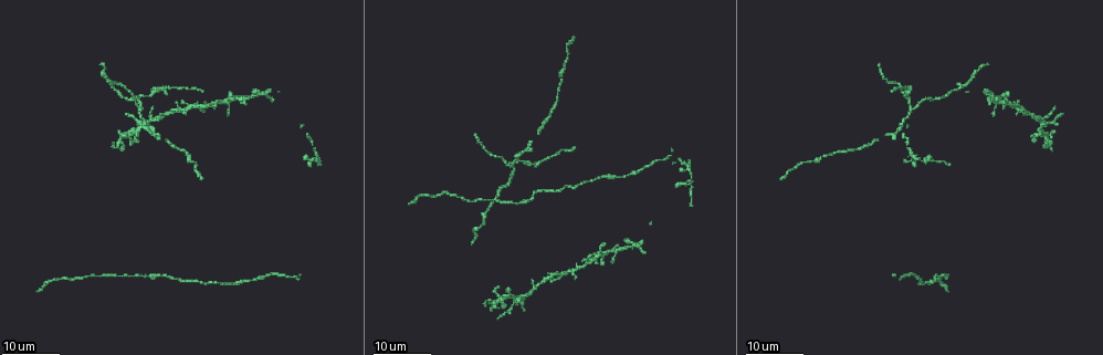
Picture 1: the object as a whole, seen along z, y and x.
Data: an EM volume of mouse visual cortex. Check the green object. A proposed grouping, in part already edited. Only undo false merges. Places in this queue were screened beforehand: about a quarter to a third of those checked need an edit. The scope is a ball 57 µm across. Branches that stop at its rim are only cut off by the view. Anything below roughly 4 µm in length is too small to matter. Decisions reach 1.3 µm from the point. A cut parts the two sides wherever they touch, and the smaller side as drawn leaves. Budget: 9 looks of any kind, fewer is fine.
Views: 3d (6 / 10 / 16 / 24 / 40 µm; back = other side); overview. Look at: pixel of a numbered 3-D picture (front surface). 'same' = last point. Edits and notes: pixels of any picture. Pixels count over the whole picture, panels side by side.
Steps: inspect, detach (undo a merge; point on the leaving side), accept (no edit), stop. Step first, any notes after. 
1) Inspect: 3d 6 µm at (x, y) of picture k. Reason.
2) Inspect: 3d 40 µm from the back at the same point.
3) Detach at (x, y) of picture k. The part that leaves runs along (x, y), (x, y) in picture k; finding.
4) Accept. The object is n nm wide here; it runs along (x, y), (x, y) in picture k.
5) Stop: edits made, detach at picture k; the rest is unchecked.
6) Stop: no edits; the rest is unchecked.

Inspect: 3d 16 µm at (149, 275) of picture 1. Sudden change in width.

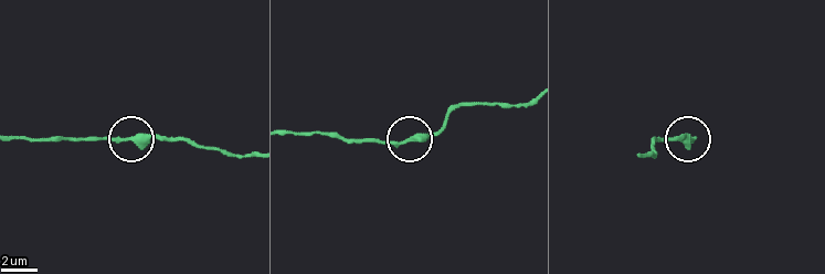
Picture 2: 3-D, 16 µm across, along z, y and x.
Inspect: 3d 6 µm at (123, 139) of picture 2.

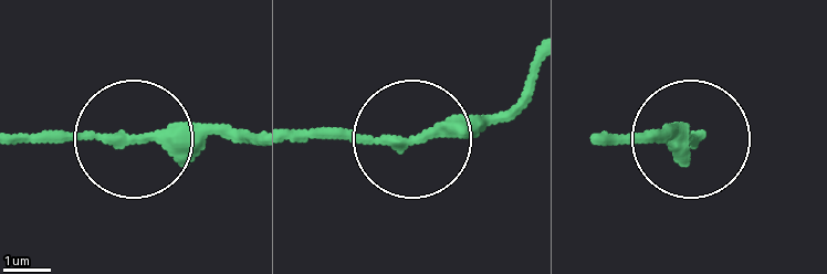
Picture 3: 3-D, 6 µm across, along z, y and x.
Accept. It runs along (251, 139), (18, 139) in picture 3; one neuron here.

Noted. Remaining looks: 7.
Inspect: 3d 16 µm at (1033, 114) of picture 1.

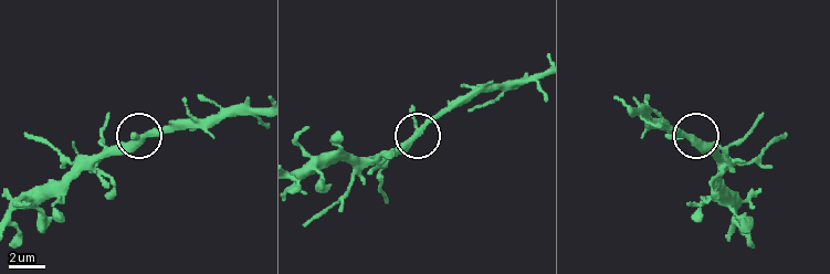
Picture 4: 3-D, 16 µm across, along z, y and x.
Inspect: 3d 10 µm at (416, 127) of picture 4. Closer look.

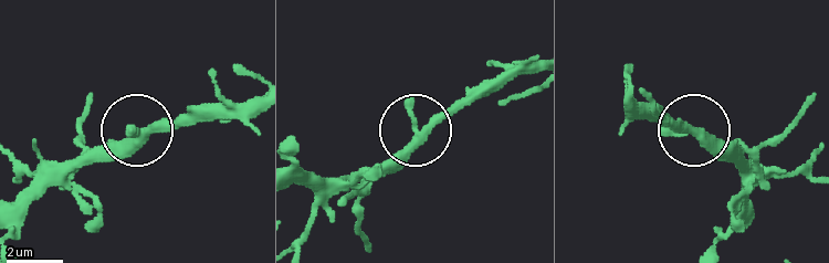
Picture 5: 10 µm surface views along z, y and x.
Accept. It runs along (256, 105), (186, 107), (122, 138), (95, 159) in picture 5; continuous, no second neuron.

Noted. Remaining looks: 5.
Inspect: 3d 16 µm at (515, 300) of picture 1. Small branch off a trunk.

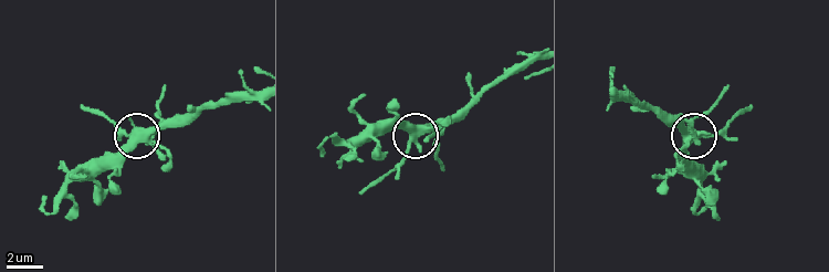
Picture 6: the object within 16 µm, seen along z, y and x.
Inspect: 3d 6 µm at (410, 131) of picture 6.

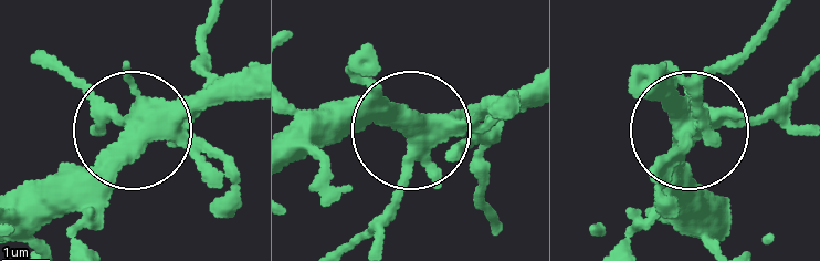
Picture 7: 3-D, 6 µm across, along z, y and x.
Accept. 5 arms meet here; all the same neuron.

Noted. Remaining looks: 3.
Inspect: 3d 16 µm at (887, 135) of picture 1. Sudden change in width.

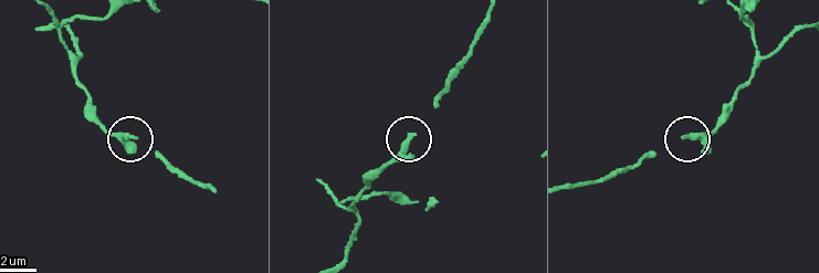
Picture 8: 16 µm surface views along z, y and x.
Inspect: 3d 6 µm at (690, 138) of picture 8.

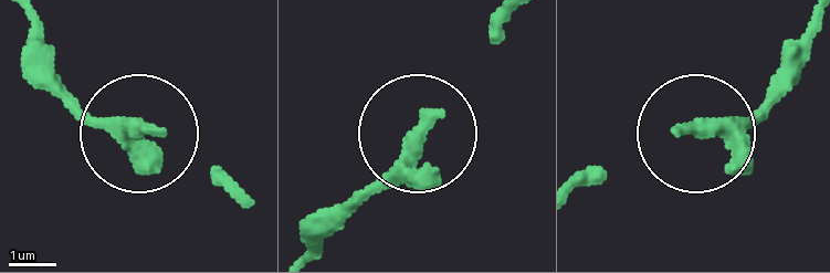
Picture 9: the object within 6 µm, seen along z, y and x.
Accept. The object is 430 nm wide here; it runs along (35, 27), (55, 74), (100, 117), (218, 177) in picture 9; all the same neuron.

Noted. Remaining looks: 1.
Stop: no edits; the rest is unchecked.

